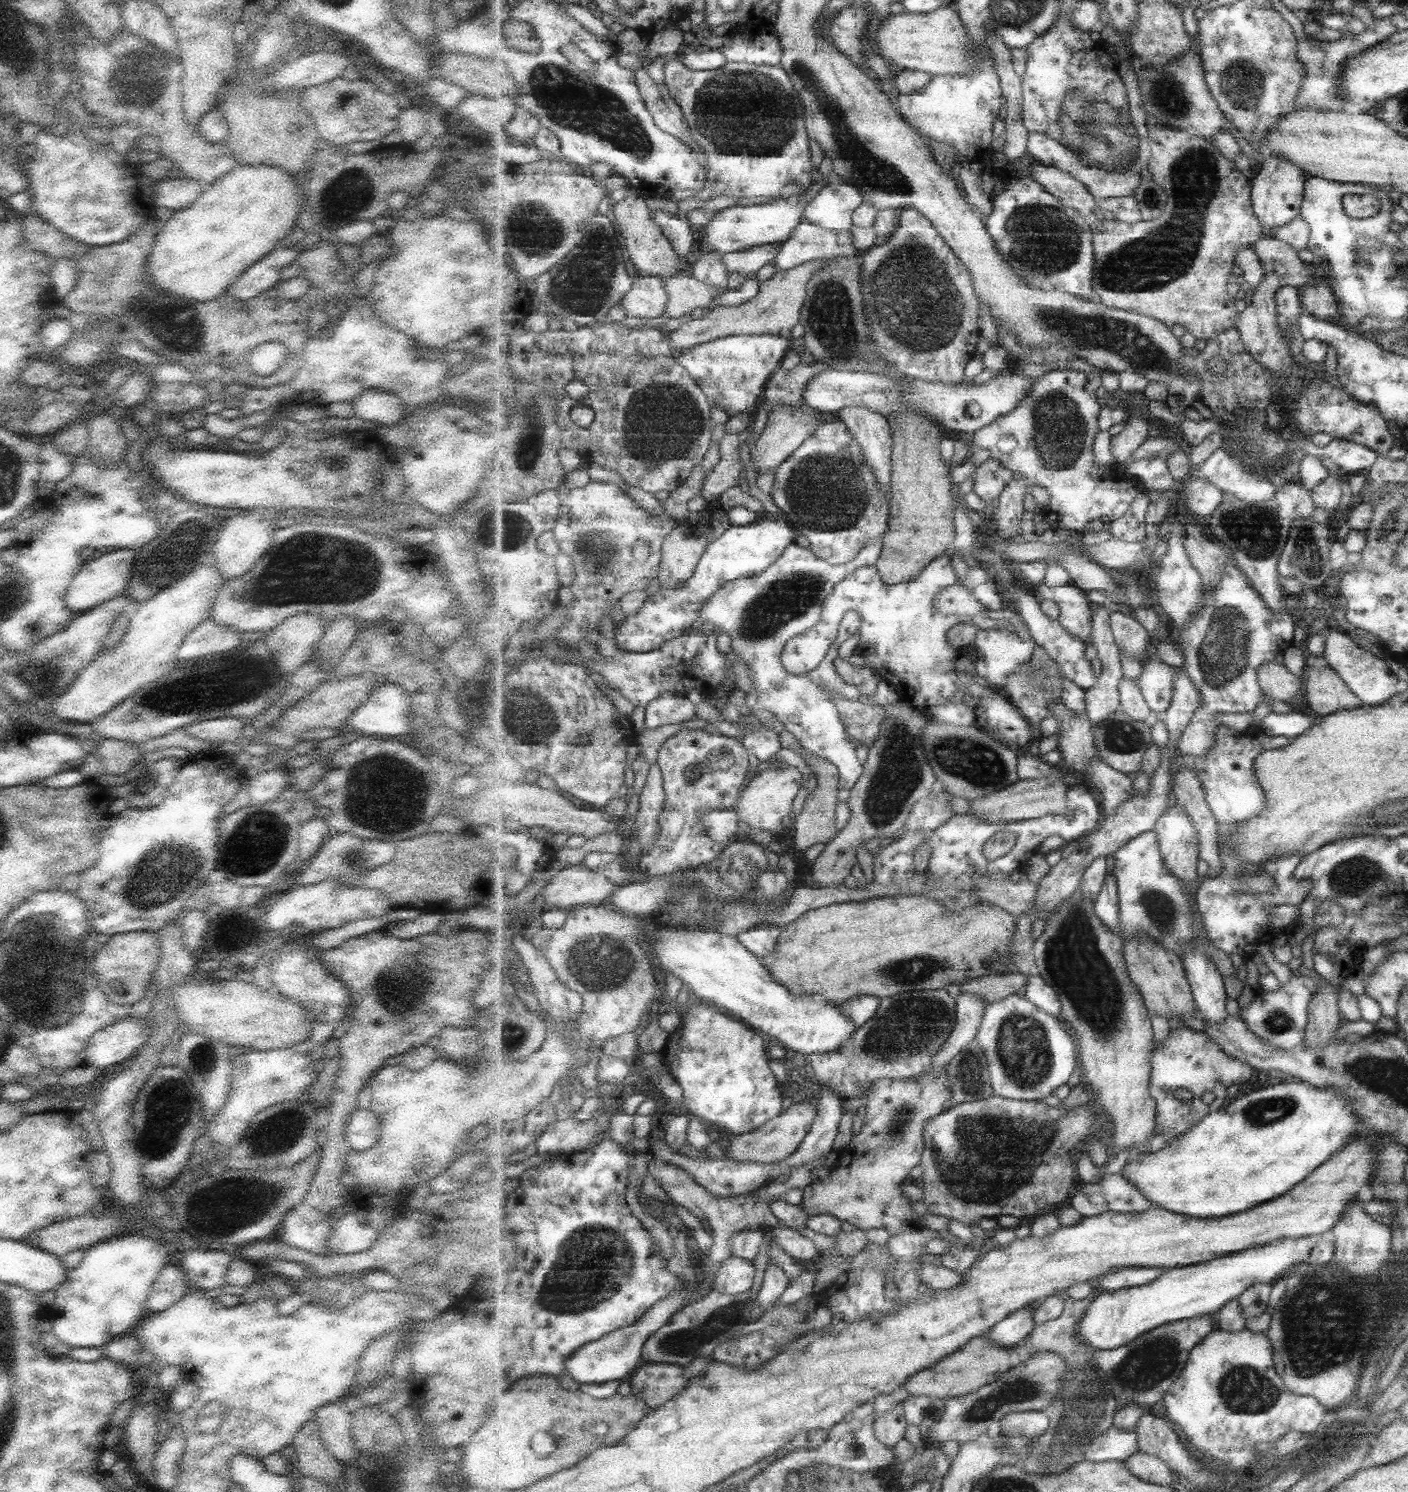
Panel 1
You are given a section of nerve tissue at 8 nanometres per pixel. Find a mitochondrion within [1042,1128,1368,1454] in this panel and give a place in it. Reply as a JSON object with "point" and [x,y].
{"point":[1307,1351]}

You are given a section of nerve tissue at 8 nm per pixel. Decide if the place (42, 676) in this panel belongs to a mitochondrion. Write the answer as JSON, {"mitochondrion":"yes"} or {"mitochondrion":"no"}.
{"mitochondrion":"yes"}

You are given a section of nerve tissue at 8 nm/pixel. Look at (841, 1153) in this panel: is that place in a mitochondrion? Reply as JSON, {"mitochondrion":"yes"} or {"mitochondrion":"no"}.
{"mitochondrion":"no"}

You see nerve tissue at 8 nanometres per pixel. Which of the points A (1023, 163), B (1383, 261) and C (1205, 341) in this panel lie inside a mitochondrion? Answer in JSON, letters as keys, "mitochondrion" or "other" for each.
{"A":"other","B":"mitochondrion","C":"other"}

